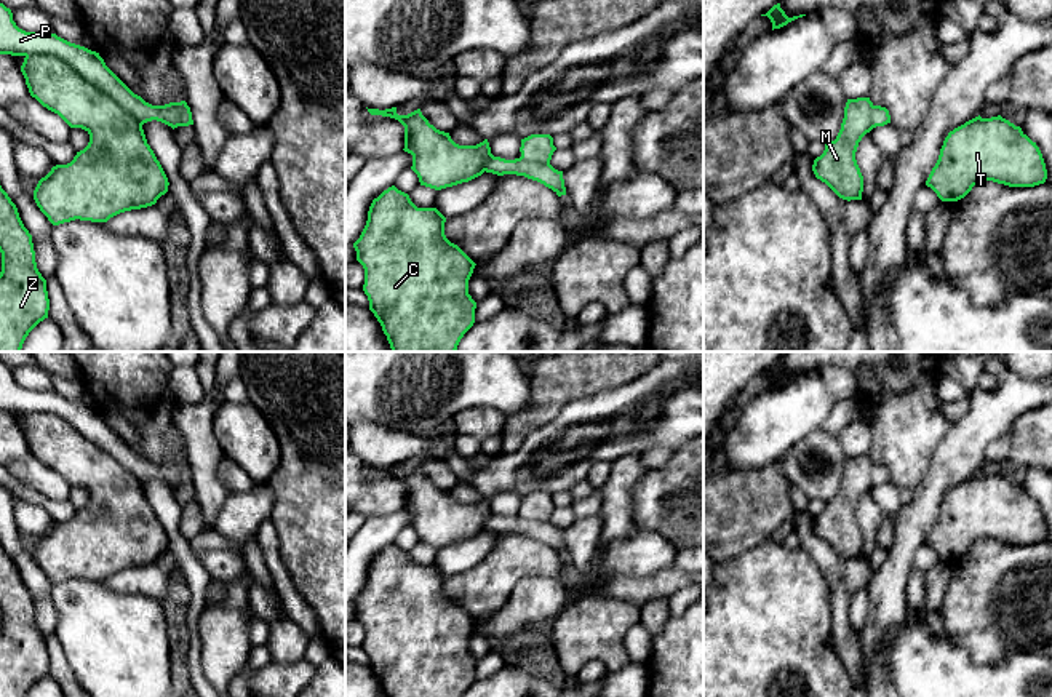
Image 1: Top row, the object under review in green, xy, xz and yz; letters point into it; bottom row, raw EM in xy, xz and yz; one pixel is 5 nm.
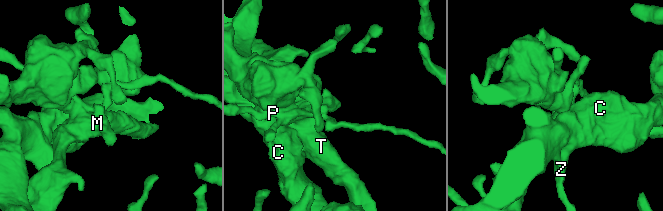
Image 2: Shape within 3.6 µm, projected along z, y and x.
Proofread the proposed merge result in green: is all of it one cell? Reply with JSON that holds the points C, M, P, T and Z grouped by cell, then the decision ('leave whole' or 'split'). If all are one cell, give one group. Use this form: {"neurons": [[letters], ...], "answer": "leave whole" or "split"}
{"neurons": [["C", "M", "T", "Z"], ["P"]], "answer": "split"}

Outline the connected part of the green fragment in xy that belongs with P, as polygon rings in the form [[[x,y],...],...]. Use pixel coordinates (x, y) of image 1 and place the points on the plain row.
[[[0,361],[0,412],[29,414],[54,412],[77,428],[85,438],[110,454],[141,483],[157,478],[174,484],[179,472],[165,464],[152,464],[134,452],[104,420],[99,411],[70,401],[56,392],[26,390],[13,379],[13,371]]]

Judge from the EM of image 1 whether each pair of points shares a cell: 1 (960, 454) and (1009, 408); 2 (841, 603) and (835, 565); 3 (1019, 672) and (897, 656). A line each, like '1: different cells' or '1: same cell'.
1: same cell
2: same cell
3: same cell

